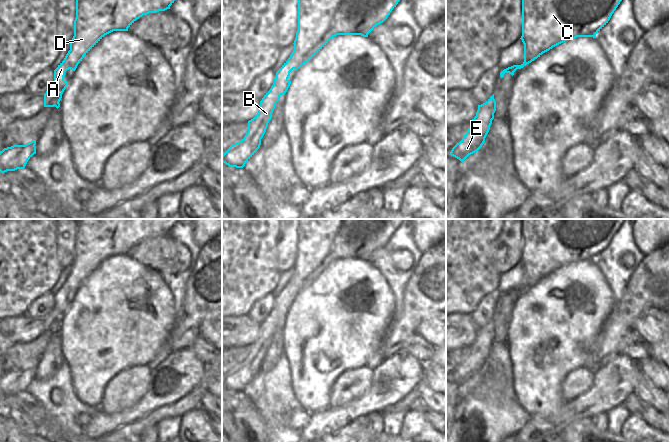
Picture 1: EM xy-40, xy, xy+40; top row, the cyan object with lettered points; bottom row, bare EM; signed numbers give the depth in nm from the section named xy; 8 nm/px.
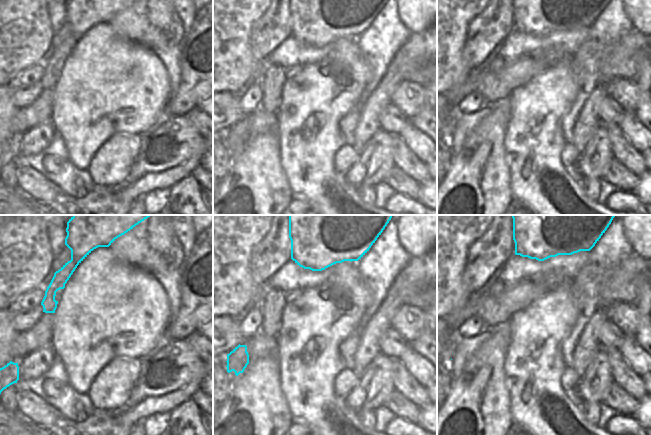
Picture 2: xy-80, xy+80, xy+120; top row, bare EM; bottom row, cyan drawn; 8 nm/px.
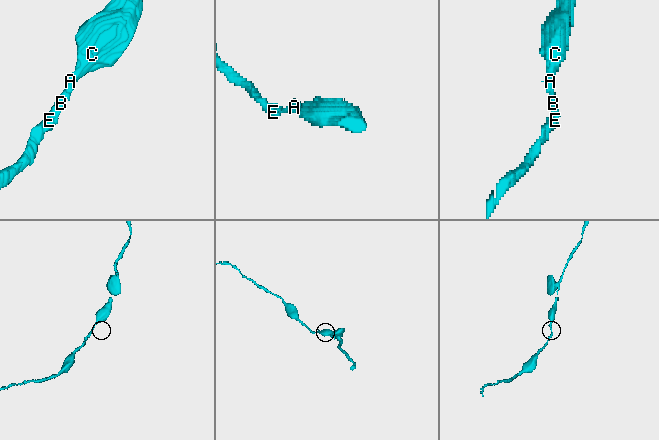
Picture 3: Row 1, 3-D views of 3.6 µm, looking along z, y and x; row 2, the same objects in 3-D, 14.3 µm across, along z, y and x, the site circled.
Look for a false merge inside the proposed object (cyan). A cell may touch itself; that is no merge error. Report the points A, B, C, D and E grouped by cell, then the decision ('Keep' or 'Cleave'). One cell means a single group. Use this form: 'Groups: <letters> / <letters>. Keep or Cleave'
Groups: A B C D E. Keep

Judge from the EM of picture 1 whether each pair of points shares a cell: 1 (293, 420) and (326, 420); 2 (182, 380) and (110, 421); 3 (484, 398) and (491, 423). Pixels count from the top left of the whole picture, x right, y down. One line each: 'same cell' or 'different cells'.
1: different cells
2: same cell
3: same cell

